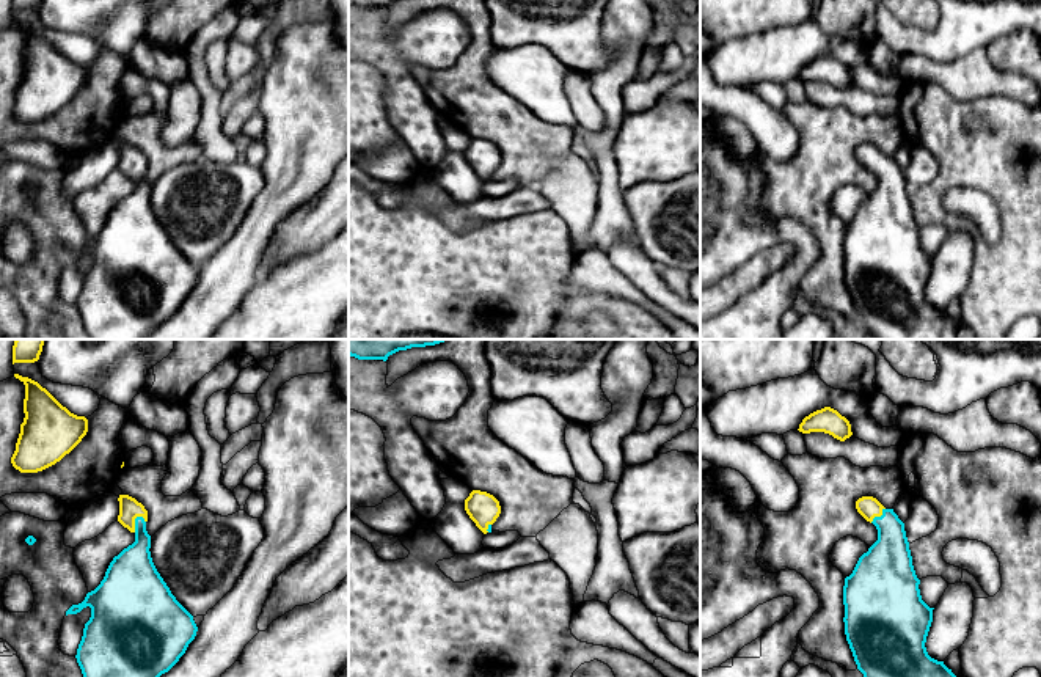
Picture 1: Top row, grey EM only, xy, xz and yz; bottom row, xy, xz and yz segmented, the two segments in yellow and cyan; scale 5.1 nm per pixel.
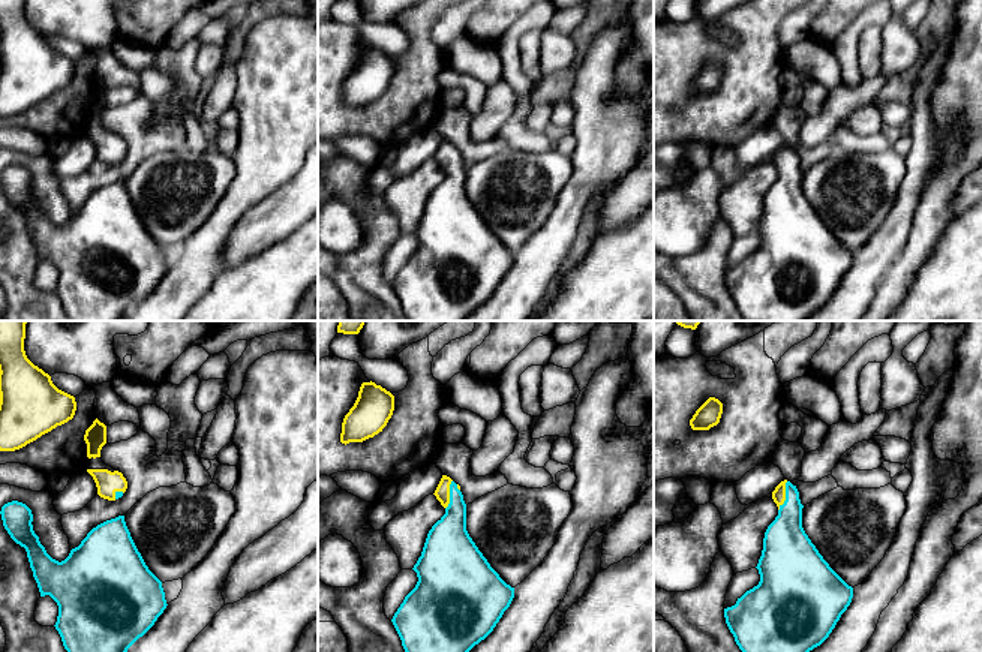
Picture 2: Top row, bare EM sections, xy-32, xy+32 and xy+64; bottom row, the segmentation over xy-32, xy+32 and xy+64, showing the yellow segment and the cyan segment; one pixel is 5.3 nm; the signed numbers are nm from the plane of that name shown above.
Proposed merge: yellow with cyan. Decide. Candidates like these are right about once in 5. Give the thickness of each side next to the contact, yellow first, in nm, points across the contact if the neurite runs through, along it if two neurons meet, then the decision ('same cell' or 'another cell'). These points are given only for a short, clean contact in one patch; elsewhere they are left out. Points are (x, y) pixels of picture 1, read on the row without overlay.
calibres 110 and 220 nm; way xy (129, 156), (134, 170), (140, 197), (132, 219); same cell

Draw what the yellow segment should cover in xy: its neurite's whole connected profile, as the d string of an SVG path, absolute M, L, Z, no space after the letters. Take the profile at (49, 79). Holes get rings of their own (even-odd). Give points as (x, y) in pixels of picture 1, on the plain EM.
M14 22L25 33L24 71L11 112L20 121L38 121L69 102L86 83L88 68L63 55L38 30Z

